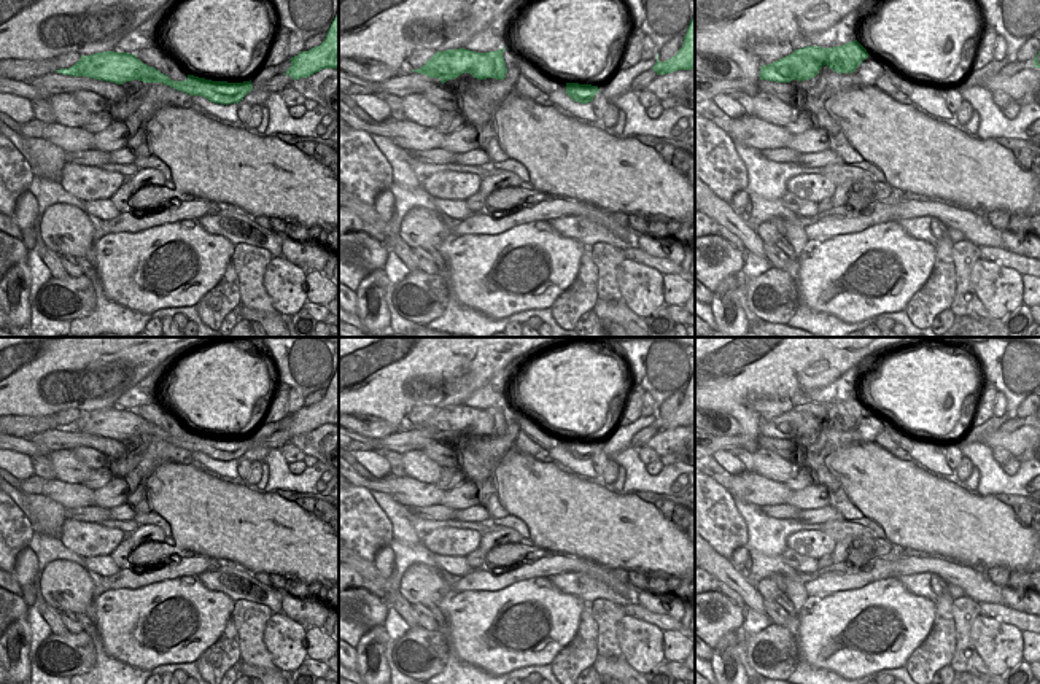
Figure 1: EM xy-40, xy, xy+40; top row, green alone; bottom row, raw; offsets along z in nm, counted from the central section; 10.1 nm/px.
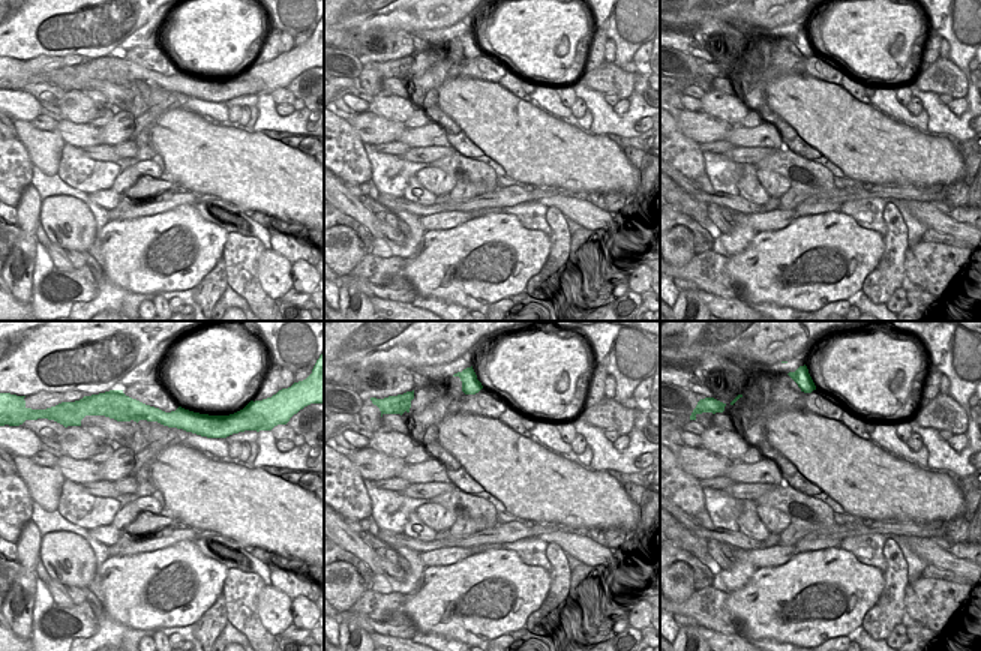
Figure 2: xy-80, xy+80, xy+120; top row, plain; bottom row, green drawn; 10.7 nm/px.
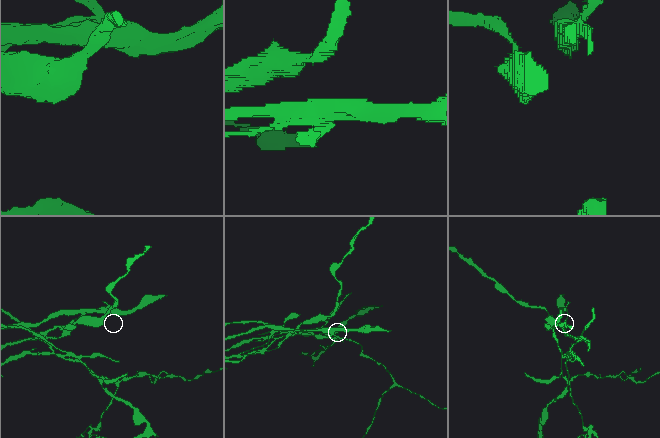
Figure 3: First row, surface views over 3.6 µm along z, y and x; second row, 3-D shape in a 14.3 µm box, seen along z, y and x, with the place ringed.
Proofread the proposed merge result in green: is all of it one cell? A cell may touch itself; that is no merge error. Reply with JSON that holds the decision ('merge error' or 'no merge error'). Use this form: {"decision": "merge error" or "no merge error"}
{"decision": "merge error"}

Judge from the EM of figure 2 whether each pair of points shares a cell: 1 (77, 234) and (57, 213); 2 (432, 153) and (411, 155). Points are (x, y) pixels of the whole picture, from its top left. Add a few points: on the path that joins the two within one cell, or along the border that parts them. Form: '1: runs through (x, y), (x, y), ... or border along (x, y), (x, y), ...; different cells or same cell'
1: runs through (74, 228), (63, 218); same cell
2: runs through (428, 155), (416, 155); same cell

